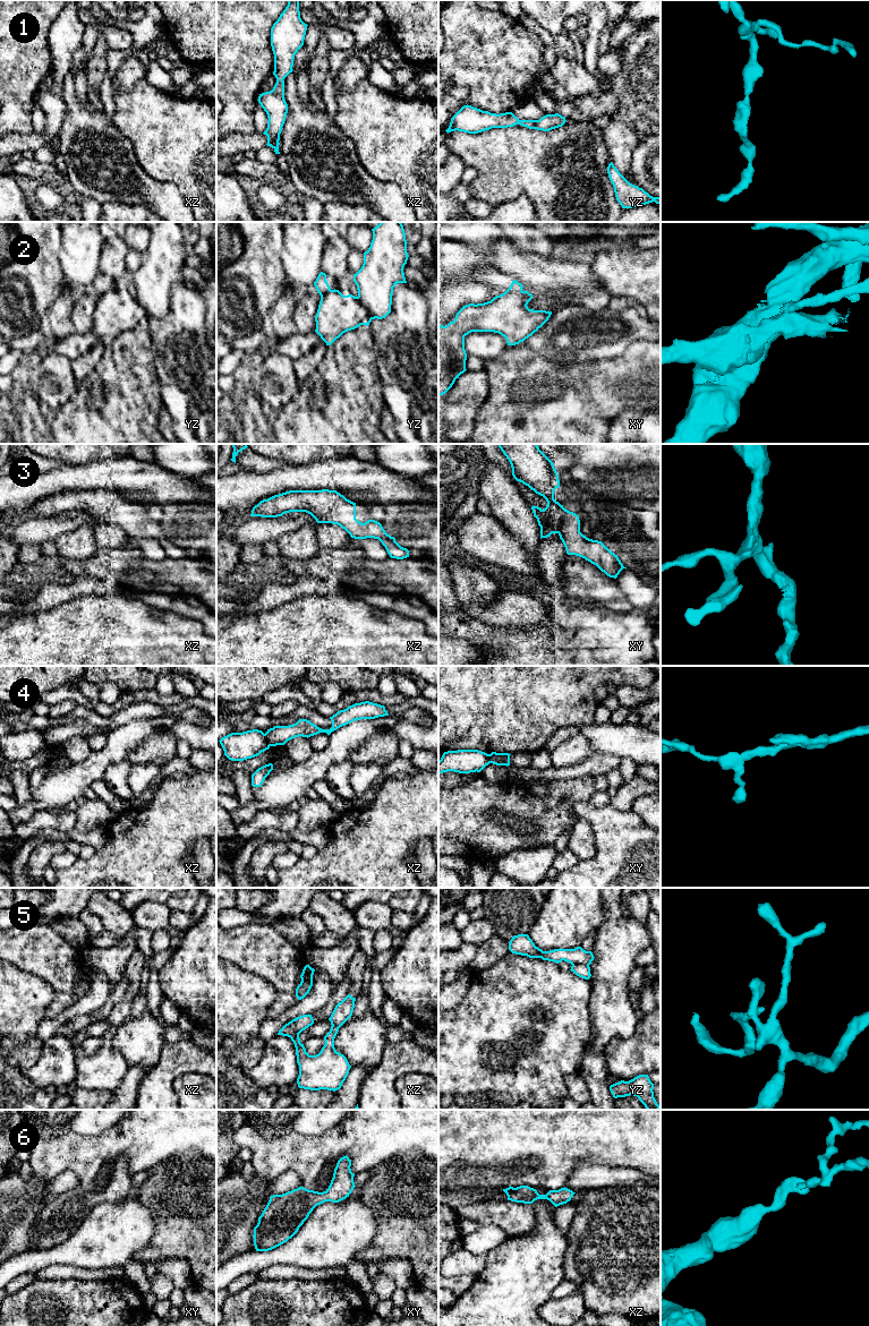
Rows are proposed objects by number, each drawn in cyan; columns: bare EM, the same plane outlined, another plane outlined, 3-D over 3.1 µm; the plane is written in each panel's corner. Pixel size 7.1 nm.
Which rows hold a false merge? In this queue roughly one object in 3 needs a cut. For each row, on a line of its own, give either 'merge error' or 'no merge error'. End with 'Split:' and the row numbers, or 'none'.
1: no merge error
2: merge error
3: no merge error
4: merge error
5: merge error
6: no merge error
Split: 2, 4, 5

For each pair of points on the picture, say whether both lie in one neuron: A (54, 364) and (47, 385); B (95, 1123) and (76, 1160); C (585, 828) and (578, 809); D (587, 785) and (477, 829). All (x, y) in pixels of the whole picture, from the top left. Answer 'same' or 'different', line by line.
A: same
B: different
C: different
D: same

